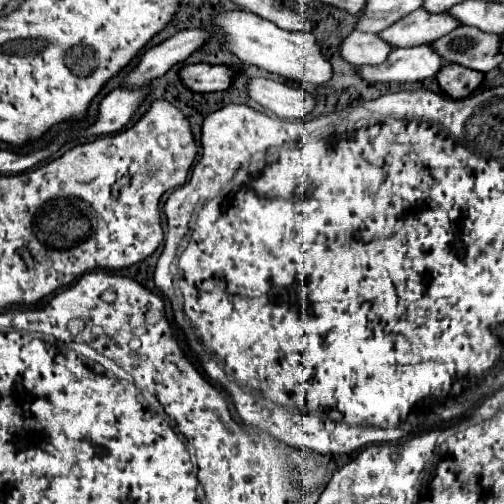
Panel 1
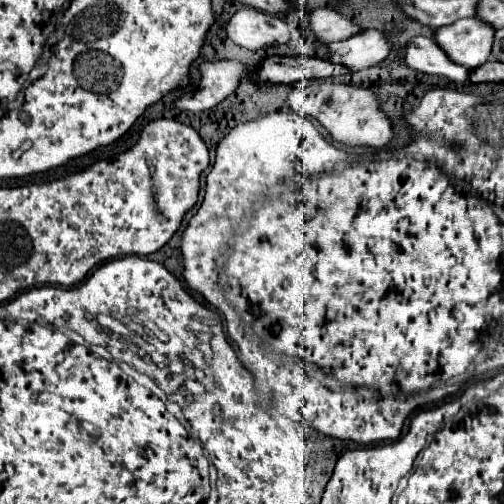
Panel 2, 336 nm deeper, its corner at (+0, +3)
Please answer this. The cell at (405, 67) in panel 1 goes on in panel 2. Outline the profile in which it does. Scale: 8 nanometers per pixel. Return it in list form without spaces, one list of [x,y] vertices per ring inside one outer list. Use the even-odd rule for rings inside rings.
[[[471,17],[439,27],[435,33],[435,41],[441,45],[443,51],[447,51],[451,61],[475,69],[477,65],[487,63],[491,55],[493,35],[493,25],[487,25],[485,21]]]

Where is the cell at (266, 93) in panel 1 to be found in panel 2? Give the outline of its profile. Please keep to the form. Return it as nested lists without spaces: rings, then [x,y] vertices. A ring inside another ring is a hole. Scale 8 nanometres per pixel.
[[[339,79],[309,81],[305,85],[291,89],[289,107],[291,107],[291,111],[295,111],[303,117],[317,119],[331,133],[331,137],[335,141],[343,143],[347,149],[353,149],[353,147],[383,149],[393,141],[393,123],[381,111],[379,99],[371,89],[353,87]]]

